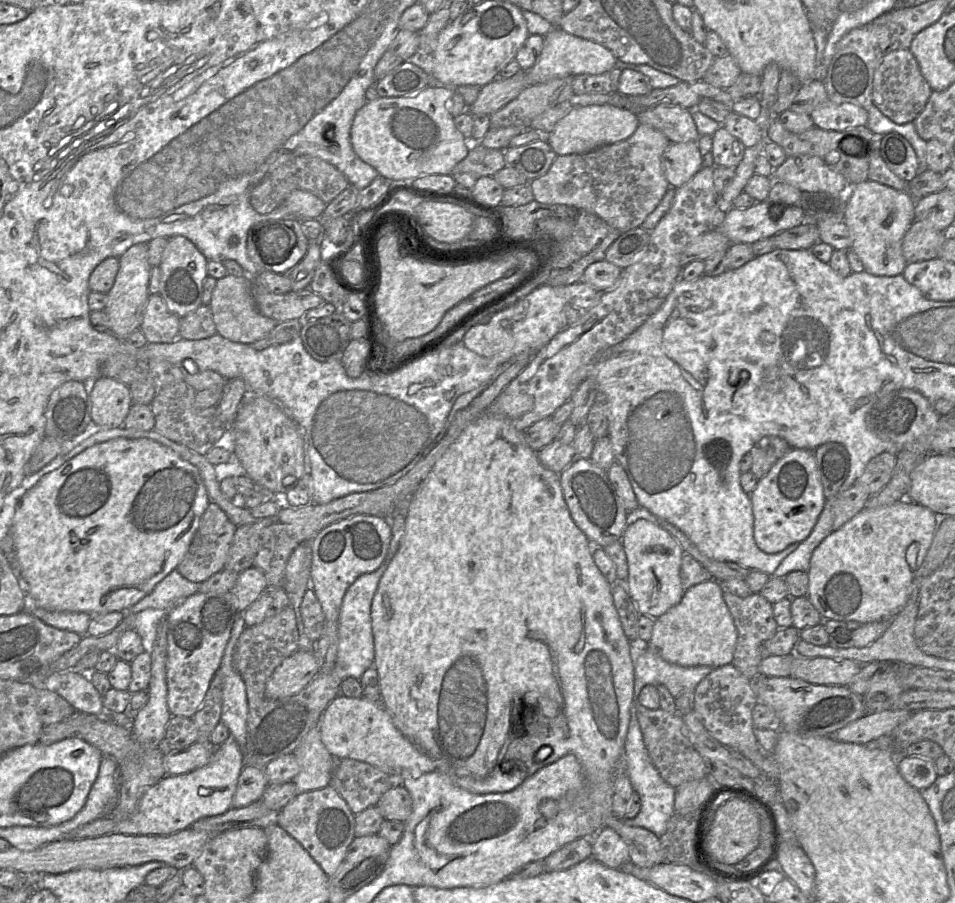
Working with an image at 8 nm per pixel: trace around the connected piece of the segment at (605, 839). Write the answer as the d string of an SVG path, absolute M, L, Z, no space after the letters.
M602 828L592 838L592 857L612 869L621 869L630 863L627 844L611 828Z

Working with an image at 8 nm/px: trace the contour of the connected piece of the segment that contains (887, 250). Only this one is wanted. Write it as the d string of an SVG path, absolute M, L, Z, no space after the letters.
M866 180L854 185L847 200L843 221L848 227L851 236L851 248L861 262L864 271L876 276L896 276L902 274L908 264L902 253L902 240L915 220L914 200L906 191L899 191L875 181Z

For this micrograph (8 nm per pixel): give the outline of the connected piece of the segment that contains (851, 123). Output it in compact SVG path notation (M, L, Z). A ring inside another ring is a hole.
M829 99L809 116L817 128L832 131L865 126L868 120L868 112L863 107L851 103L836 104Z

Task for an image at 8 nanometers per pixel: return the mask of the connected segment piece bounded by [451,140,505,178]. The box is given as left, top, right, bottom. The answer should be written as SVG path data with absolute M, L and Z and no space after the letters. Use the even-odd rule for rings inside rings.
M474 140L469 153L454 166L451 175L469 173L475 178L493 176L504 167L504 150L487 148Z

